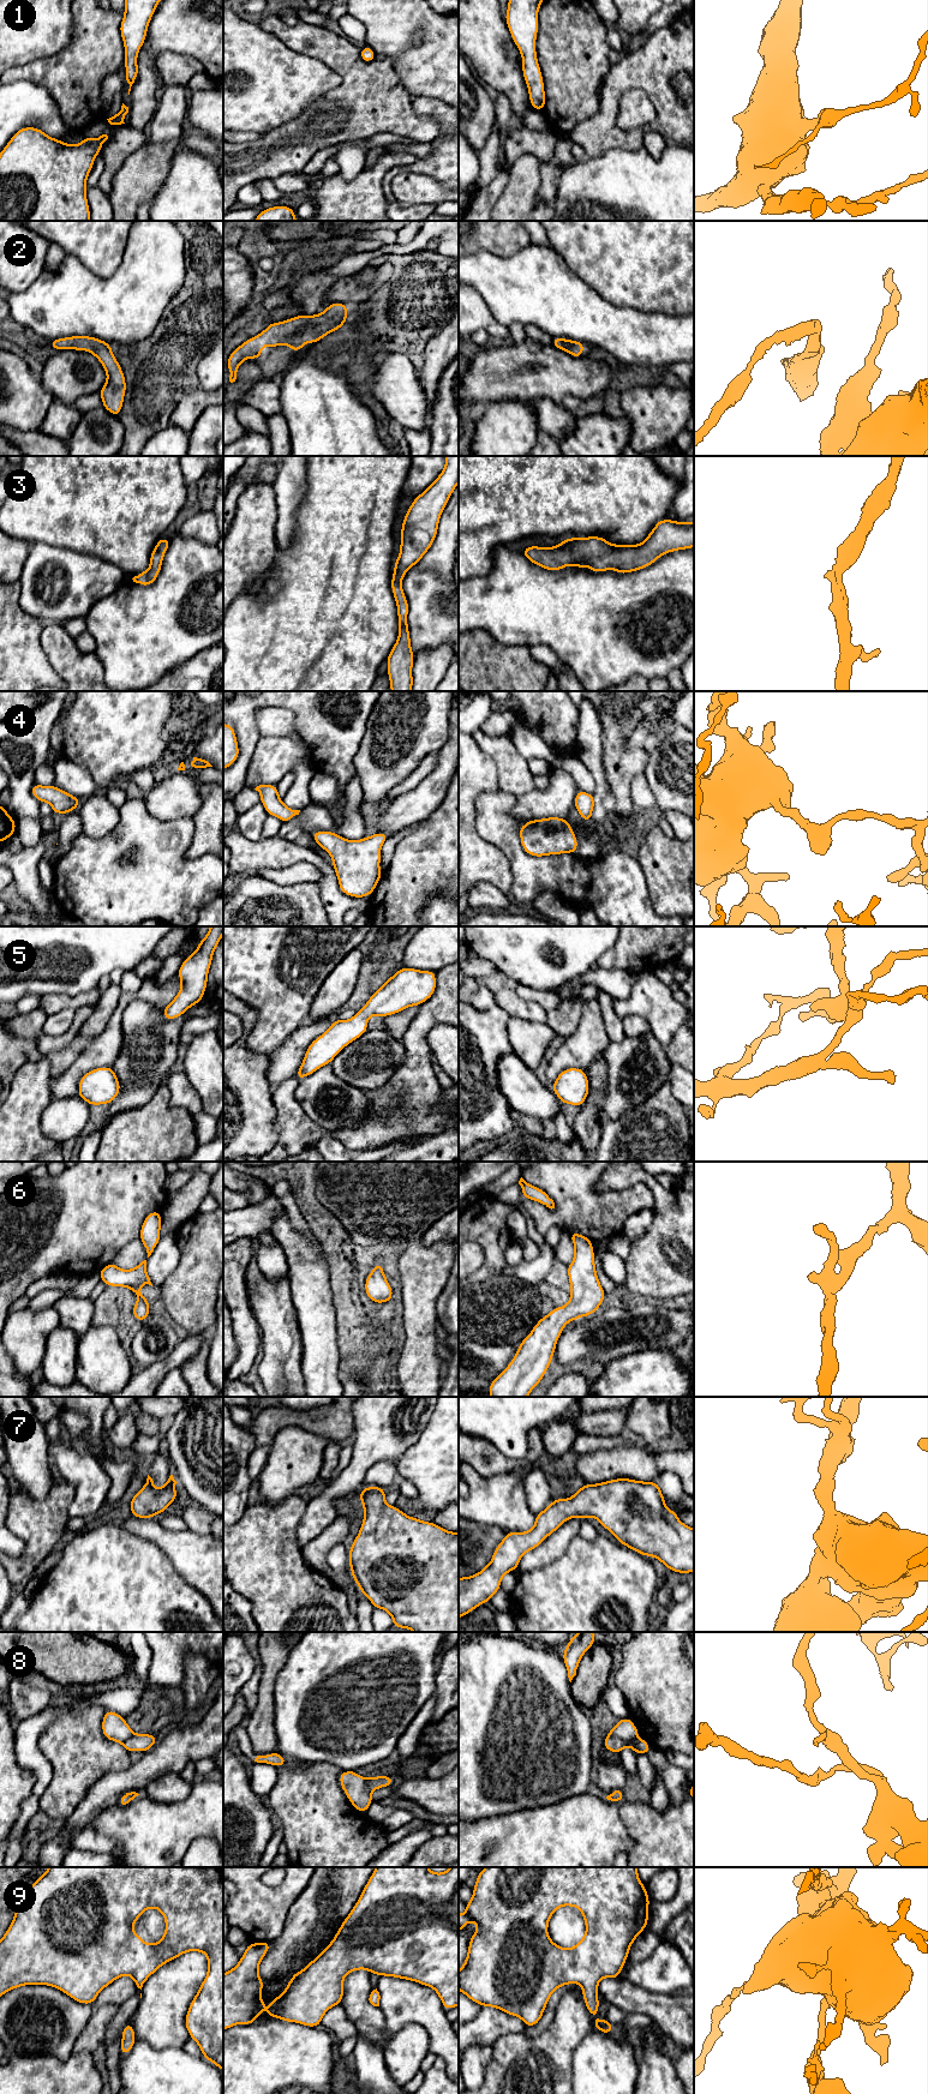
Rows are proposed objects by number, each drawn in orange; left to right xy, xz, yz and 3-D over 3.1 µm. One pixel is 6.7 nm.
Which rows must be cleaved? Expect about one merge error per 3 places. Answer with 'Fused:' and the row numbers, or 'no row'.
Fused: 8

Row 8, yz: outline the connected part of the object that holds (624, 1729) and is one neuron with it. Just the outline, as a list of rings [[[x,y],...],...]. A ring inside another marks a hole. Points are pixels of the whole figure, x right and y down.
[[[619,1718],[616,1726],[607,1733],[606,1736],[616,1736],[624,1740],[625,1742],[633,1742],[639,1735],[639,1730],[634,1722],[627,1718]]]

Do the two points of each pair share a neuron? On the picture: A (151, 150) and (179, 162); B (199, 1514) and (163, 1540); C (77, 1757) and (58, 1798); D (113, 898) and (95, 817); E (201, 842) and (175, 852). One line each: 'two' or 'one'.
A: two
B: two
C: one
D: two
E: two

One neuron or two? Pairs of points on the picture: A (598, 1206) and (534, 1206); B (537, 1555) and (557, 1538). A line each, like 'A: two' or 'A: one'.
A: one
B: one

